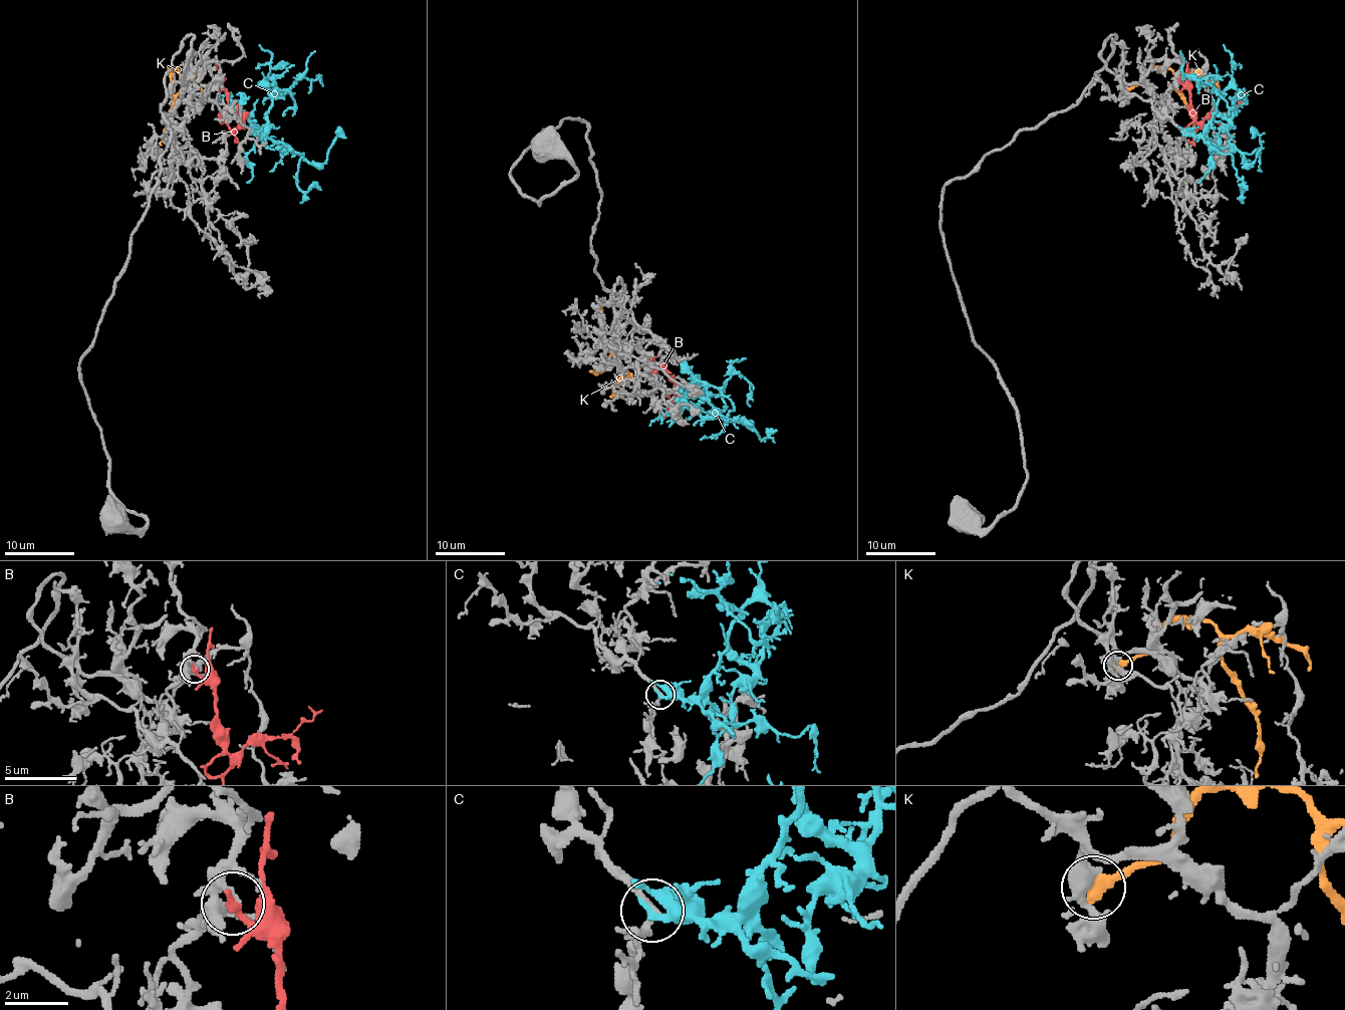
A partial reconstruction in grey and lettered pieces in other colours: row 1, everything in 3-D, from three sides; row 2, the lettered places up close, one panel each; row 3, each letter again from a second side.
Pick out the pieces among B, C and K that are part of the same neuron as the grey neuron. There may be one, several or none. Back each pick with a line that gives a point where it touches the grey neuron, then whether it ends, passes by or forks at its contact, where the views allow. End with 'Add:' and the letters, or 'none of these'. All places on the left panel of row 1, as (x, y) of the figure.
C: (254, 134) | it ends
Add: C

